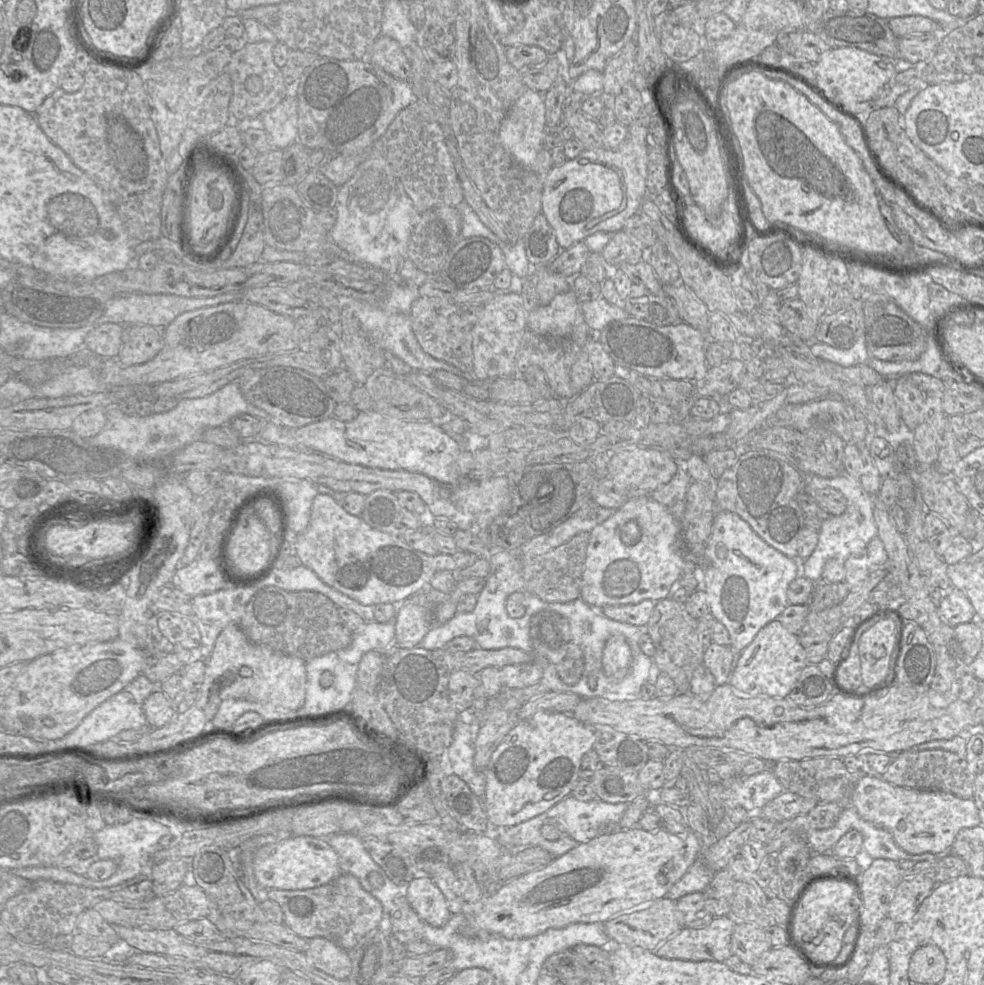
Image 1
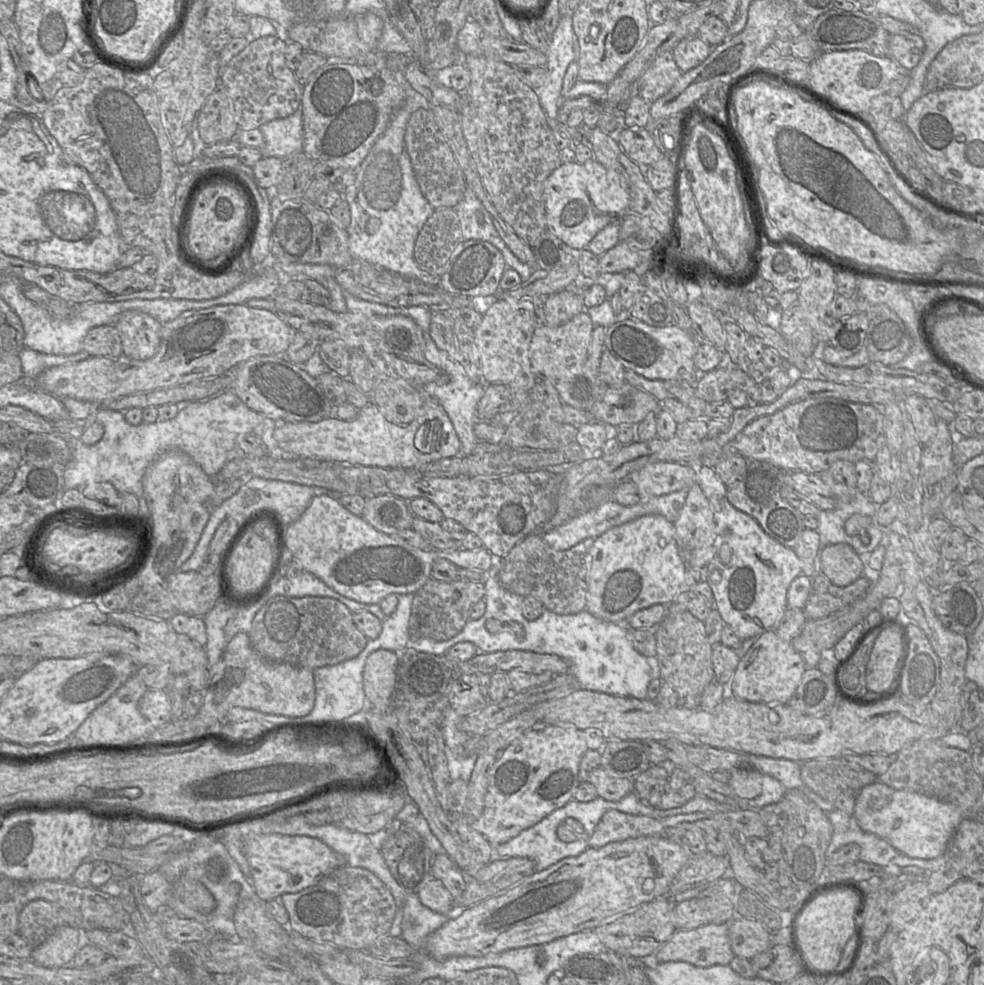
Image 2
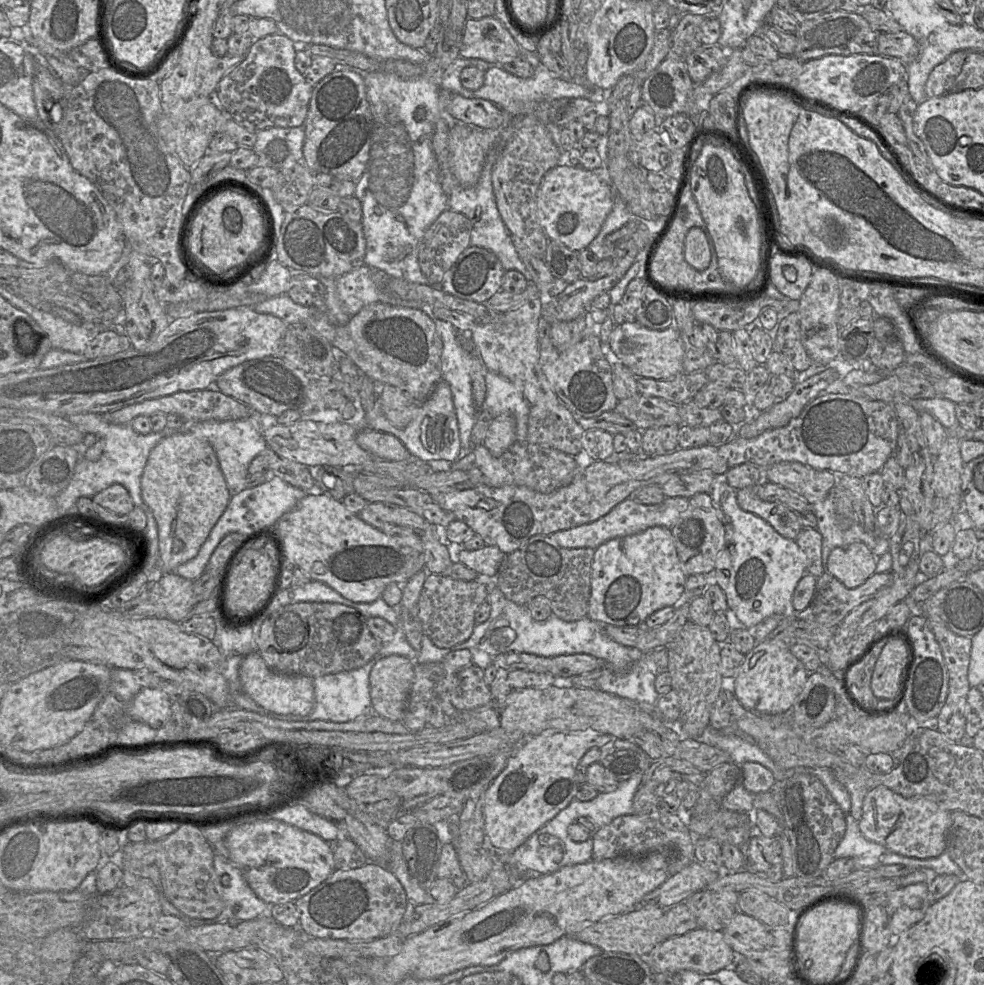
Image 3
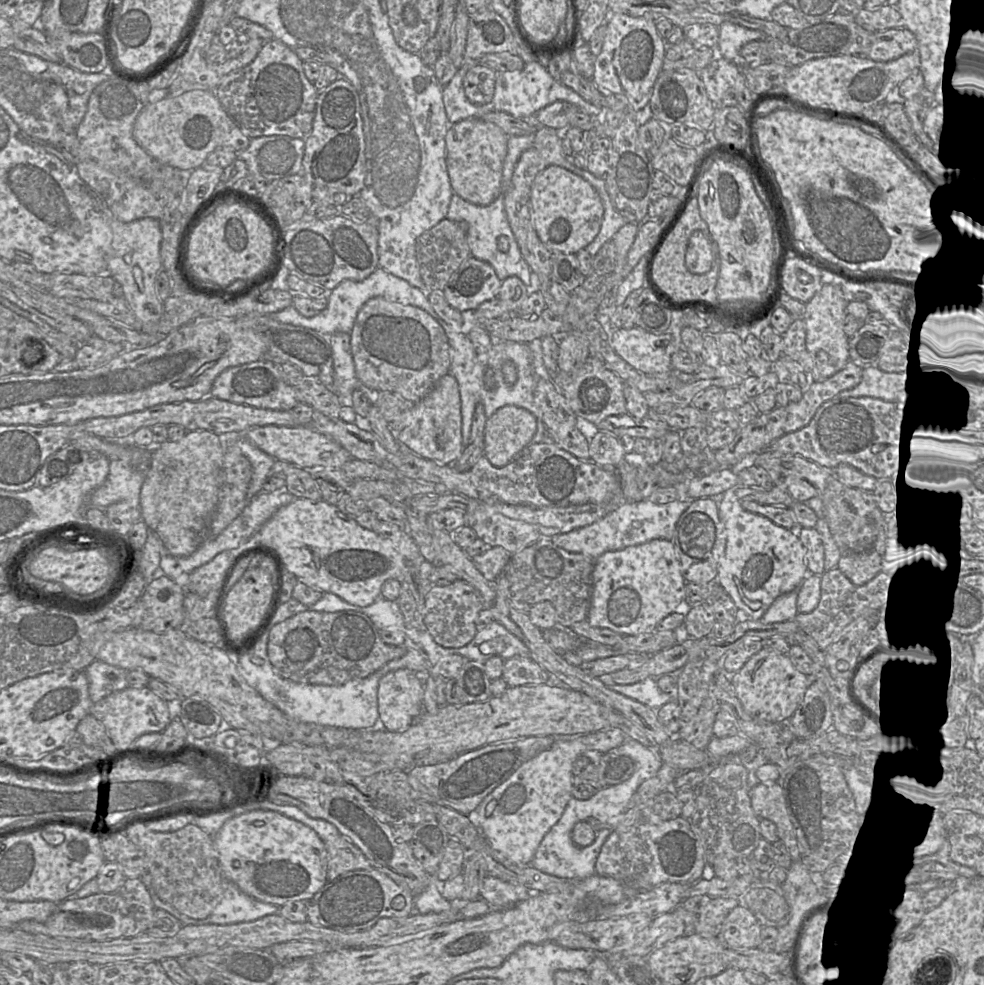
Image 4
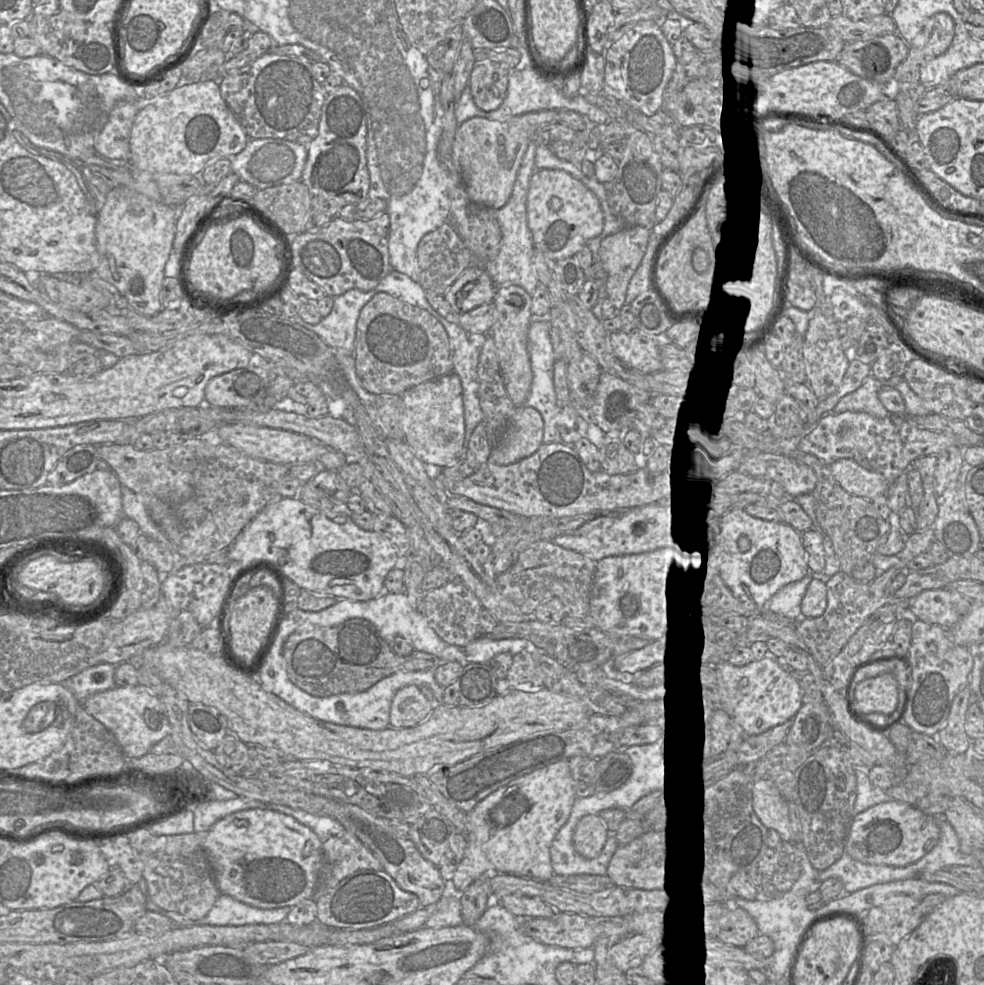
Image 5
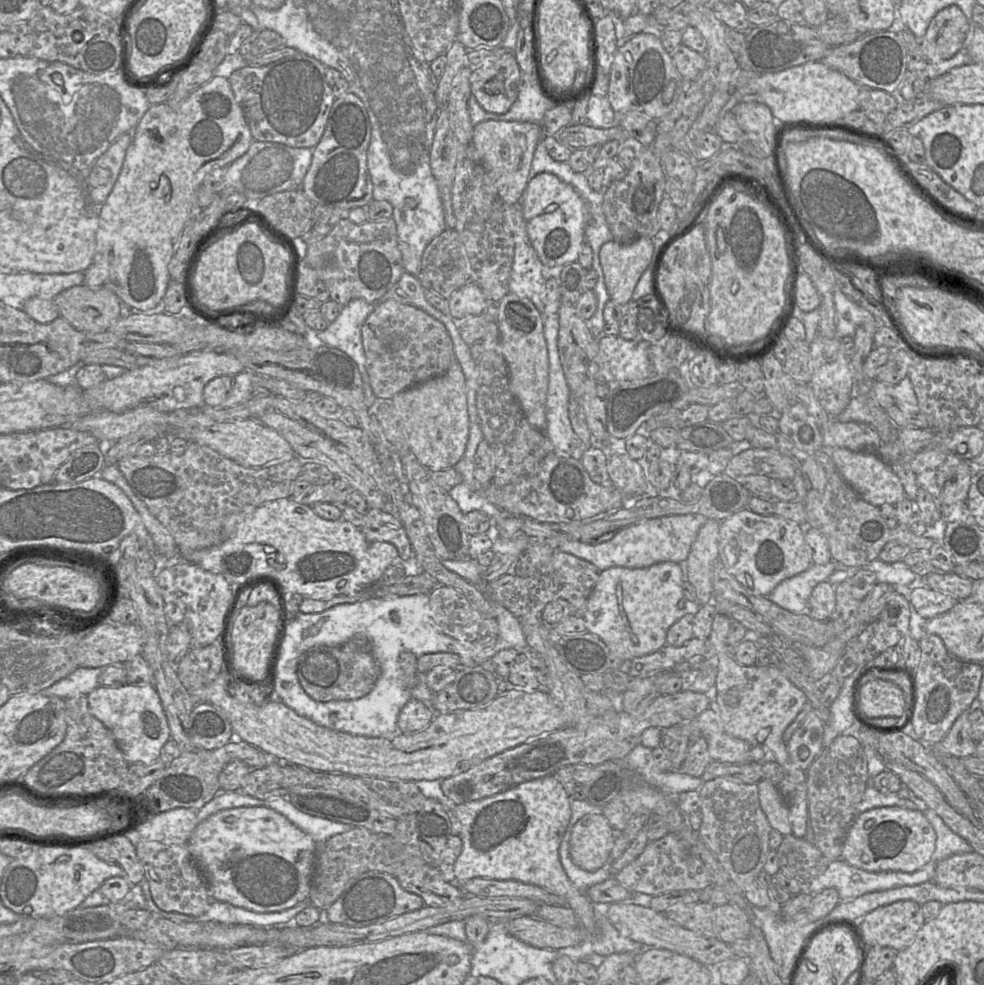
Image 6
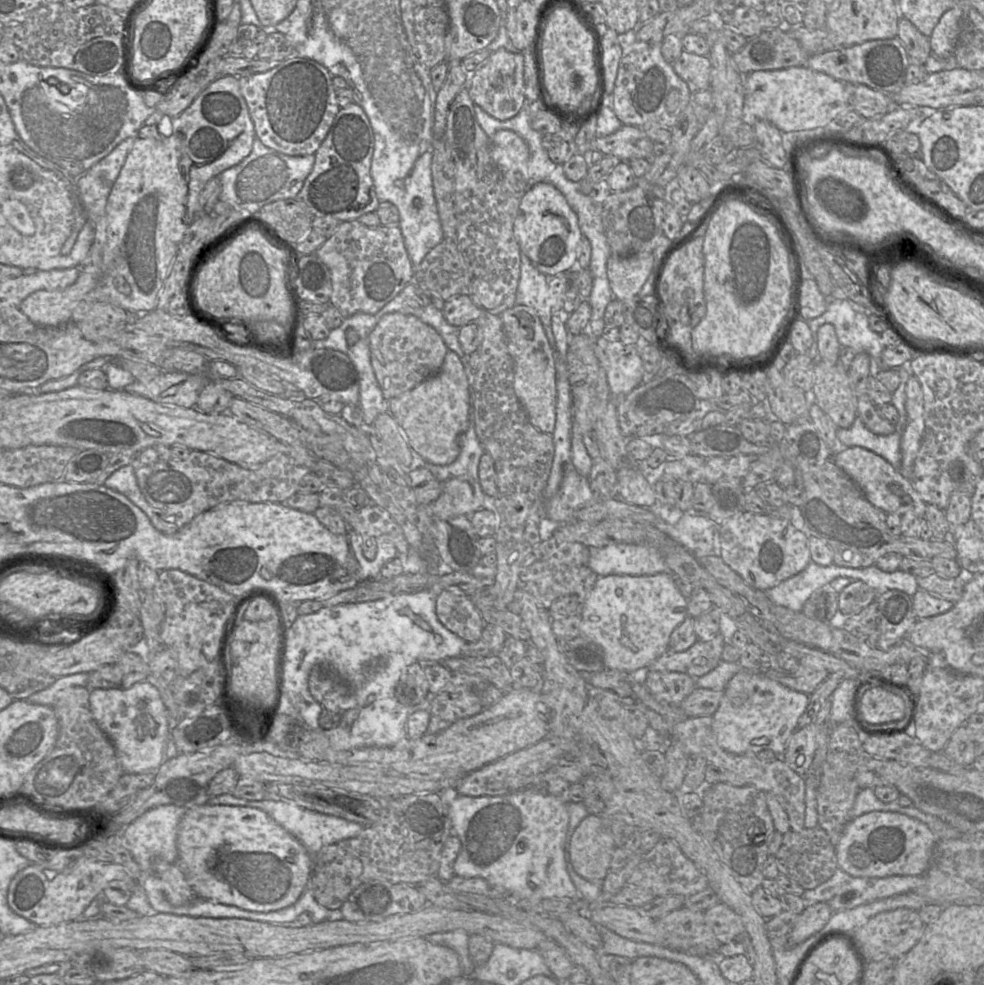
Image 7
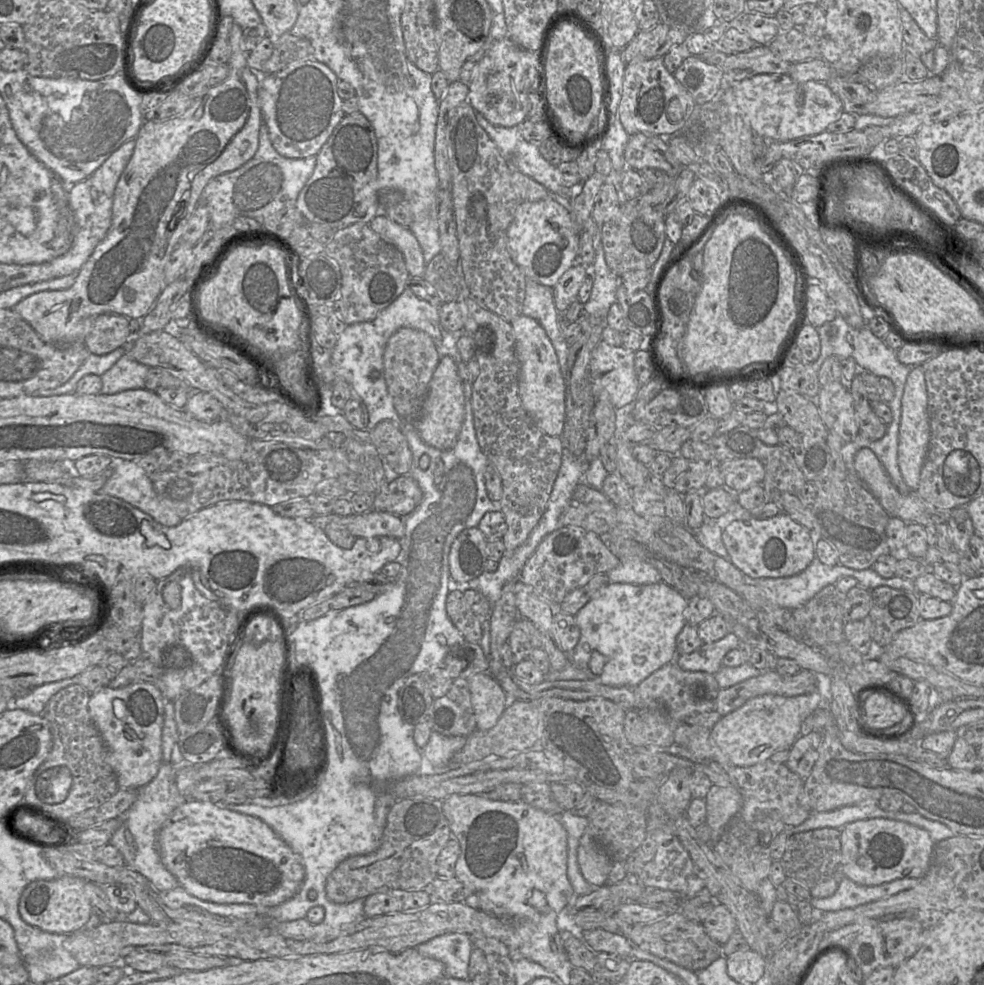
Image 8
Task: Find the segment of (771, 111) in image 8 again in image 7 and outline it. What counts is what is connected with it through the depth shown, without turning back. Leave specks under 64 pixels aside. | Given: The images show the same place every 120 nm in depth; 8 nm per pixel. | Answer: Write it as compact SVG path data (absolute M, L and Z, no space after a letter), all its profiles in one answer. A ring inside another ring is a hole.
M807 66L790 67L771 71L755 71L744 76L743 122L753 124L764 120L781 132L812 130L827 126L840 114L849 110L849 95L846 84Z

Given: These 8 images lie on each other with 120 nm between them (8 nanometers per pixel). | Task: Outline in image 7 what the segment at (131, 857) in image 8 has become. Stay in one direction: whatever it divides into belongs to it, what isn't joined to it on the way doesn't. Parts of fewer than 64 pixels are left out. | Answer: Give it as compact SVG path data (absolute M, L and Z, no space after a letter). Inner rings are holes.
M174 804L156 806L122 829L124 844L131 852L143 873L151 874L151 864L154 857L160 857L168 863L177 862L178 825L186 811L187 808Z

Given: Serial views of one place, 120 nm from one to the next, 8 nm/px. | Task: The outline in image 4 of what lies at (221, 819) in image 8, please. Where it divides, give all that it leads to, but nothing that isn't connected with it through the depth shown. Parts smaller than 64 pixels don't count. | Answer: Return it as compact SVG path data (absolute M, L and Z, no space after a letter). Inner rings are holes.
M277 812L242 813L226 821L213 839L224 877L261 902L282 906L306 901L327 883L323 841L309 827Z

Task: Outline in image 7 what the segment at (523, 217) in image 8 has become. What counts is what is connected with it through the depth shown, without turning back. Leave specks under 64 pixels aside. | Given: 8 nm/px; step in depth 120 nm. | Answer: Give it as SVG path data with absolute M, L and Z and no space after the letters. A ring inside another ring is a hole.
M538 182L530 185L519 199L513 234L520 252L532 265L548 277L567 272L575 263L577 246L582 233L577 215L563 194L552 184Z

